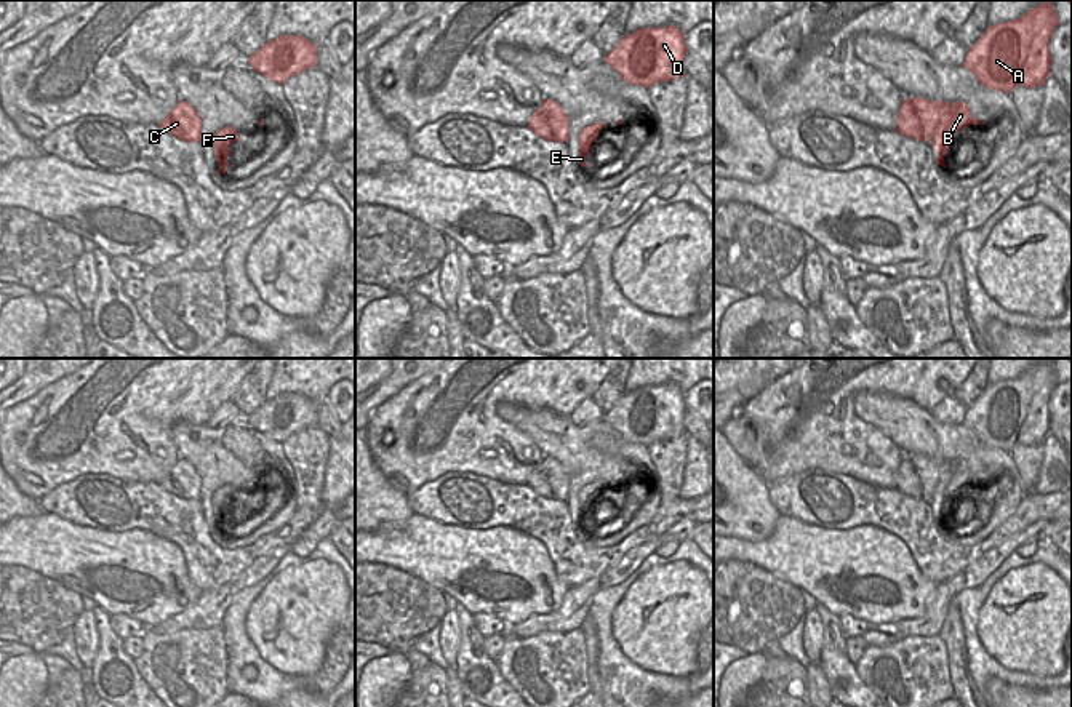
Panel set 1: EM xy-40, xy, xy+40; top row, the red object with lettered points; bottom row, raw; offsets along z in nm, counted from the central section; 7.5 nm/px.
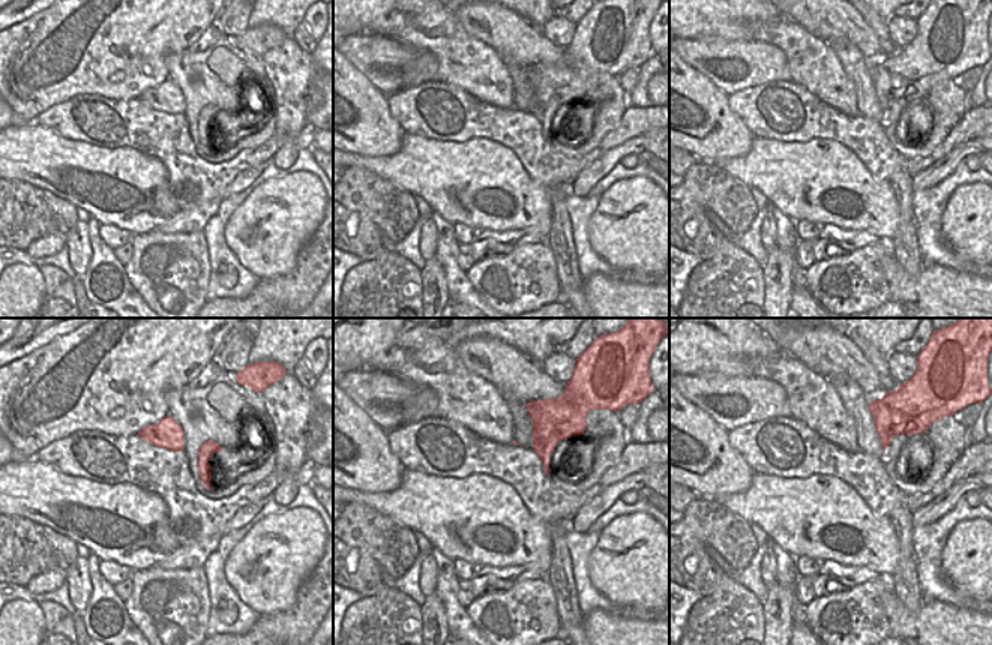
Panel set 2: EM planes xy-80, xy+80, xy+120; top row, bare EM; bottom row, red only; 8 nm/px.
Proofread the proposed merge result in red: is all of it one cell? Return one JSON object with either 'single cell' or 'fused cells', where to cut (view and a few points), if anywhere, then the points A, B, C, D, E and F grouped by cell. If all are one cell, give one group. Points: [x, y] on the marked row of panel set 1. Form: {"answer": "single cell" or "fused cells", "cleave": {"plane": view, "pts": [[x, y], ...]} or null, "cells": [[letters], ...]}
{"answer": "single cell", "cleave": null, "cells": [["A", "B", "C", "D", "E", "F"]]}

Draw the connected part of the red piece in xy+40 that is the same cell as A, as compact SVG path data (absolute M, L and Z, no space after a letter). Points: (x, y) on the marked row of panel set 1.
M1042 2L1021 18L989 26L968 48L963 67L984 88L1011 93L1014 86L1042 86L1050 77L1048 42L1058 26L1050 2Z

